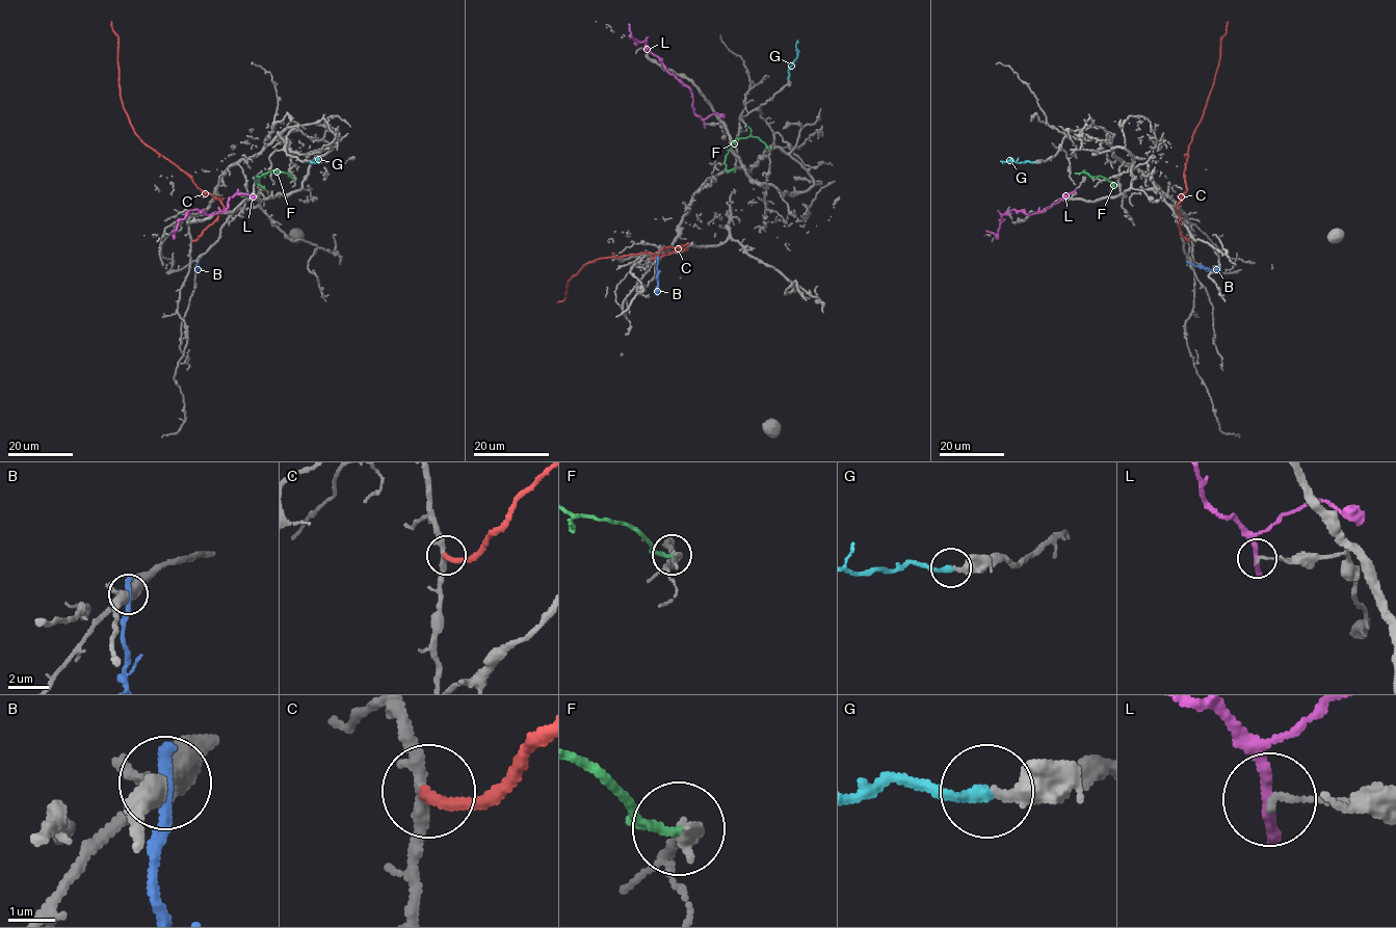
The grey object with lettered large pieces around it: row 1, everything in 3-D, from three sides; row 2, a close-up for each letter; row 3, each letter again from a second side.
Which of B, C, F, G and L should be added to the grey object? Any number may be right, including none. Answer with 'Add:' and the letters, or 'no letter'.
Add: G

